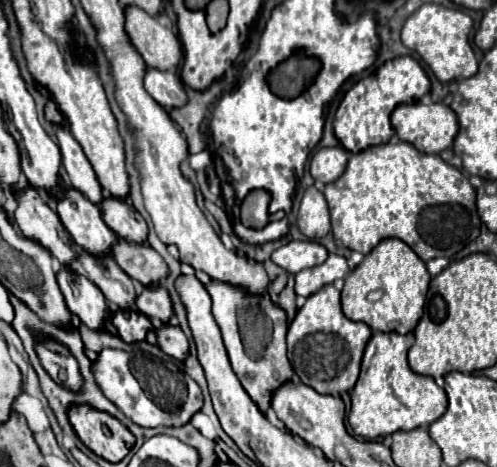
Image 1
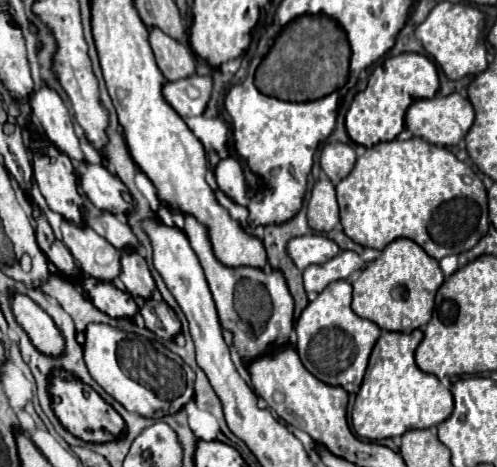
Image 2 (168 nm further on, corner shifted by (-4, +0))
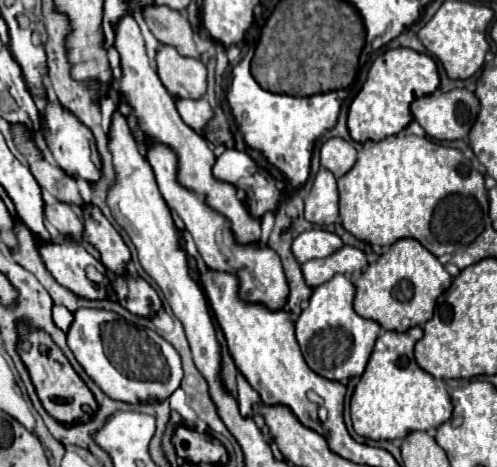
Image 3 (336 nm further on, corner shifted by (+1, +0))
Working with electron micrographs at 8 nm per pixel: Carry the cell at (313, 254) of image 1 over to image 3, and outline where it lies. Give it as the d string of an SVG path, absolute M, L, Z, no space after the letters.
M311 229L303 231L295 241L293 241L293 255L297 257L299 263L305 263L309 259L321 259L329 257L331 253L339 251L343 247L343 241L339 235L323 229Z

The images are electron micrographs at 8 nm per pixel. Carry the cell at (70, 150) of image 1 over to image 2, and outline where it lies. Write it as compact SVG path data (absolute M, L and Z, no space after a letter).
M48 87L34 91L30 97L30 107L38 127L42 127L50 143L54 143L60 151L66 151L66 155L70 155L74 163L78 163L78 159L84 159L80 141L74 135L70 111L60 99L60 95L56 95L56 91Z

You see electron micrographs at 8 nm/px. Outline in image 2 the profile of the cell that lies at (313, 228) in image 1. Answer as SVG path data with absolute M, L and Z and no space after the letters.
M322 177L310 195L308 203L308 225L316 233L328 233L336 227L338 223L338 203L336 203L336 193L334 185L330 179Z

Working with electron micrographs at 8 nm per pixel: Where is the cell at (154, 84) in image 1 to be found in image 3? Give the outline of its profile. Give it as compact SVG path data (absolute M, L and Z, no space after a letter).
M177 99L177 111L181 119L197 133L203 133L207 129L207 123L213 119L213 109L205 99Z

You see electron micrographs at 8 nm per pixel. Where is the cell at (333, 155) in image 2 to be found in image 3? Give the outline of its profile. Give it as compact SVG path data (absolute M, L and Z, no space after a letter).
M331 137L321 147L321 165L329 169L335 177L345 175L355 165L355 159L355 147L341 137Z

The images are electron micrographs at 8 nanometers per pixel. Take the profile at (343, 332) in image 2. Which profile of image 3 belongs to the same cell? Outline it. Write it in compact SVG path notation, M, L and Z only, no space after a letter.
M335 275L331 281L315 287L309 305L295 323L297 341L307 365L331 381L347 383L351 377L361 377L381 331L379 323L355 313L353 297L353 281L347 275Z

